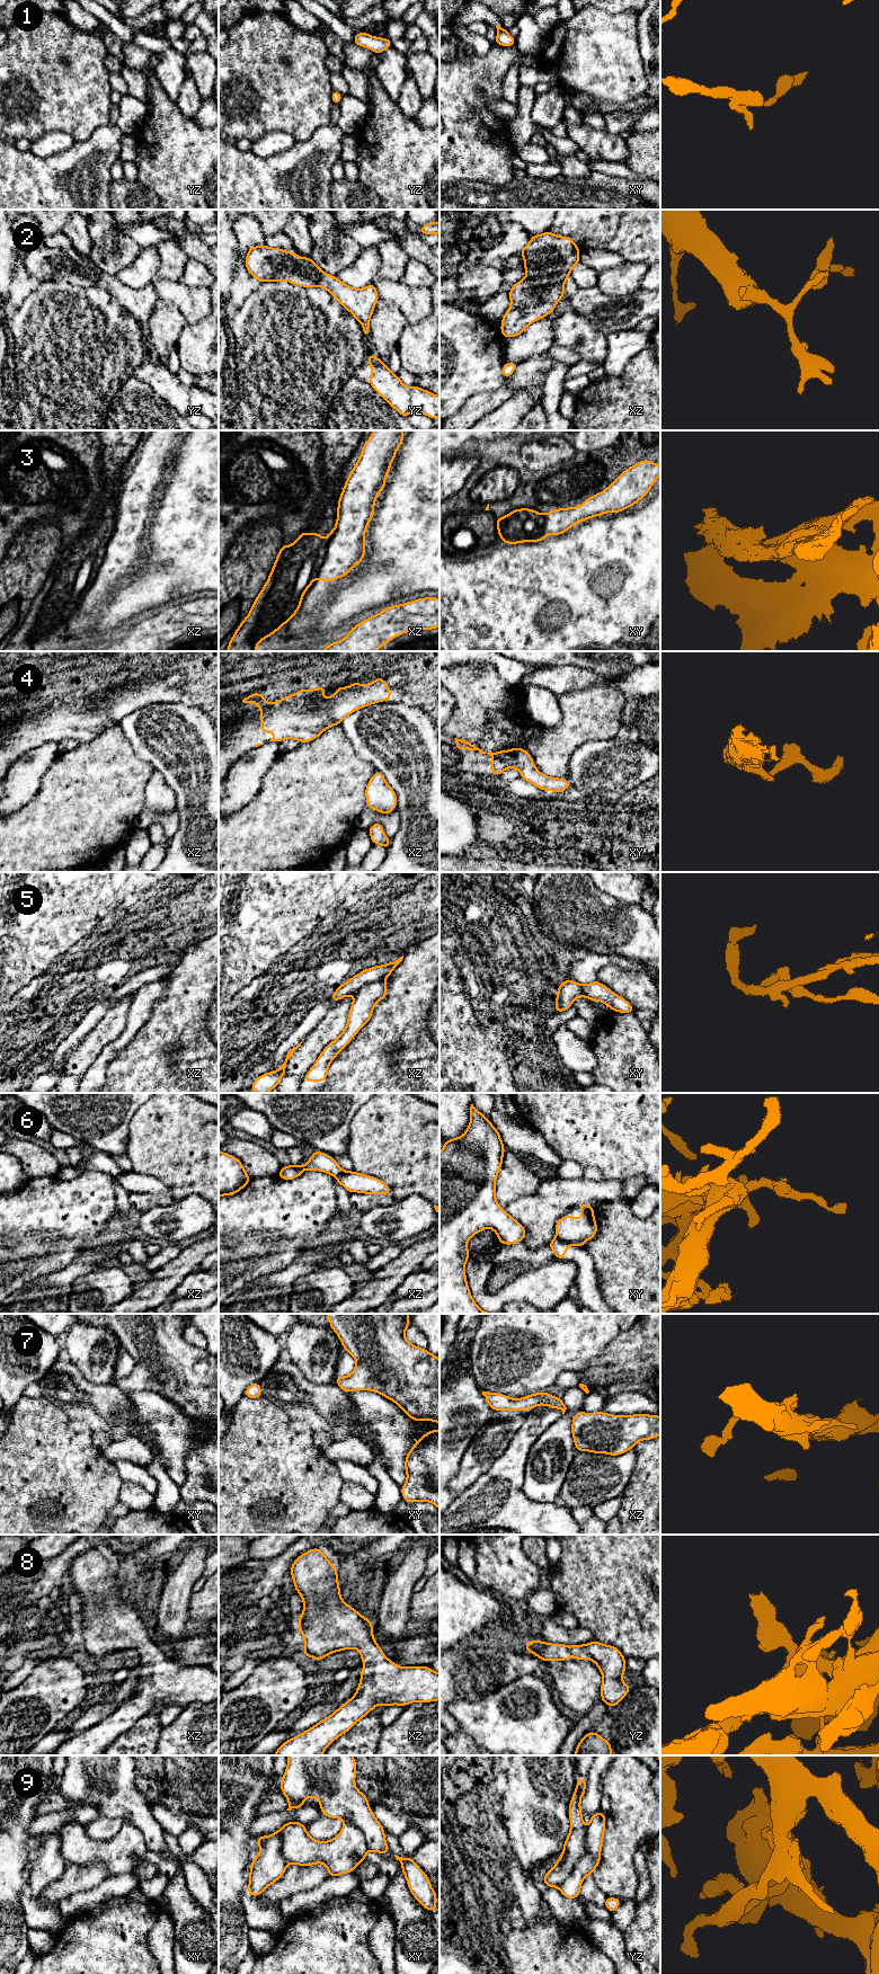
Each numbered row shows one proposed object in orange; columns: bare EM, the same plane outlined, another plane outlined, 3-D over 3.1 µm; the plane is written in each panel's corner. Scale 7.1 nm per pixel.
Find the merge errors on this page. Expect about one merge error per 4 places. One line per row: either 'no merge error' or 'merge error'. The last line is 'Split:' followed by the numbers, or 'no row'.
1: no merge error
2: no merge error
3: merge error
4: no merge error
5: merge error
6: merge error
7: no merge error
8: no merge error
9: no merge error
Split: 3, 5, 6

